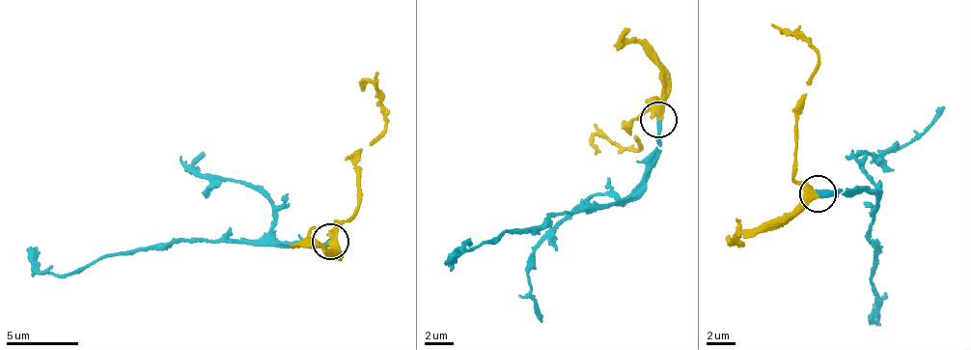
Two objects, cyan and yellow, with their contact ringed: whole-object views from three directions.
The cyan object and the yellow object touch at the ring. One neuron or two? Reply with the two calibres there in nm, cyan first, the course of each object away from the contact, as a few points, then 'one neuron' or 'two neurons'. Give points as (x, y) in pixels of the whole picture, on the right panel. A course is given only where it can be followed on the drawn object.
360 nm thick on the cyan side, 400 nm on the other; cyan runs (817, 194), (876, 197), (869, 236), (873, 261), (870, 277), (874, 313), (887, 293); yellow runs (817, 194), (794, 180), (795, 106), (818, 63), (818, 50), (786, 31), (802, 39); one neuron

